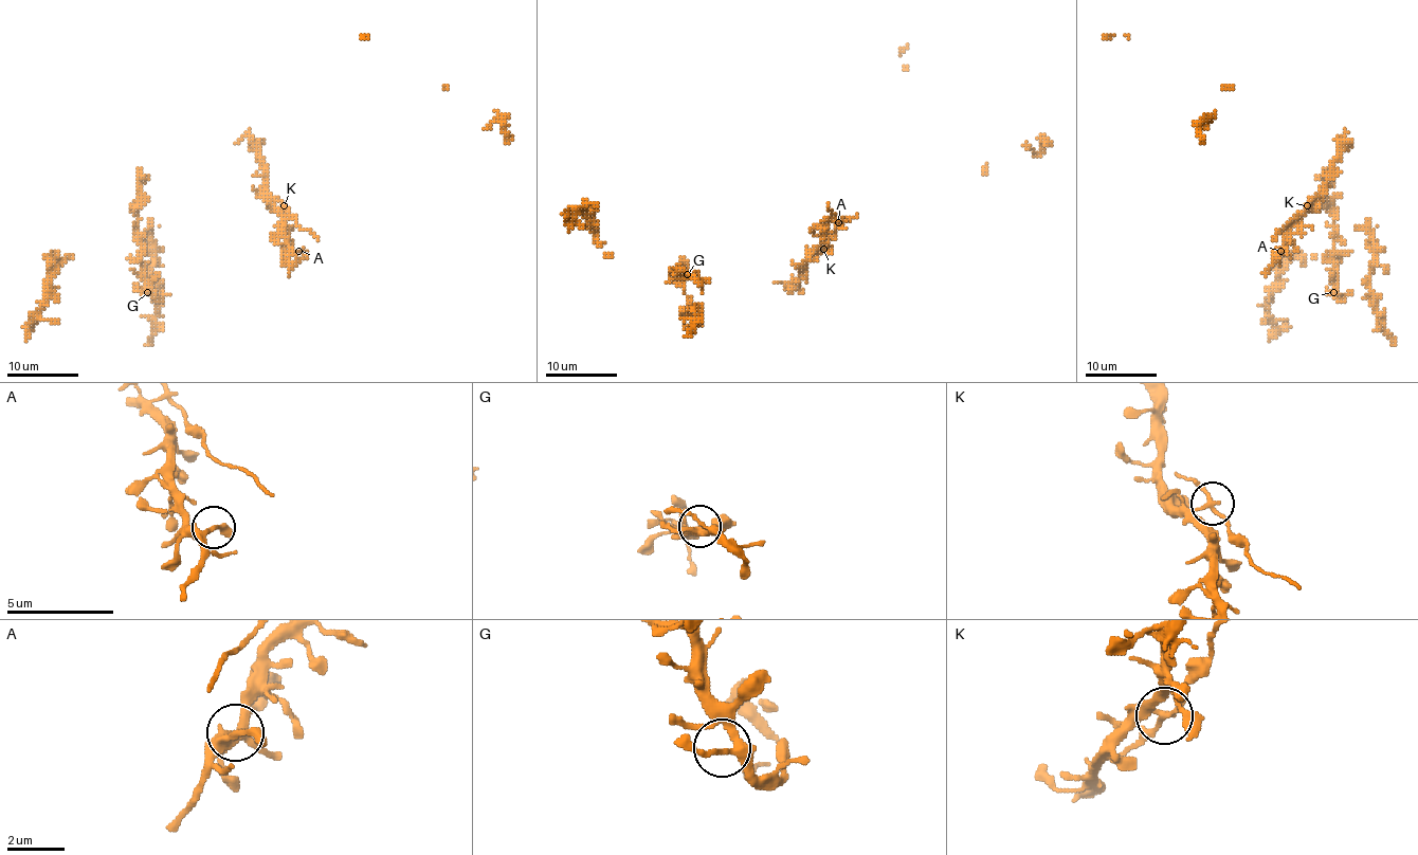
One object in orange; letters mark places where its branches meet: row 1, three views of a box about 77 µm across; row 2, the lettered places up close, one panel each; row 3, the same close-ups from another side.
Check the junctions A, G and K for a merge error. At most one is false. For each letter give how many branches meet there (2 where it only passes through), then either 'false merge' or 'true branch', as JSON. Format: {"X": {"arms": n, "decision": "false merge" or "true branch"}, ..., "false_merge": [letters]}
{"A": {"arms": 3, "decision": "true branch"}, "G": {"arms": 3, "decision": "true branch"}, "K": {"arms": 3, "decision": "false merge"}, "false_merge": ["K"]}

